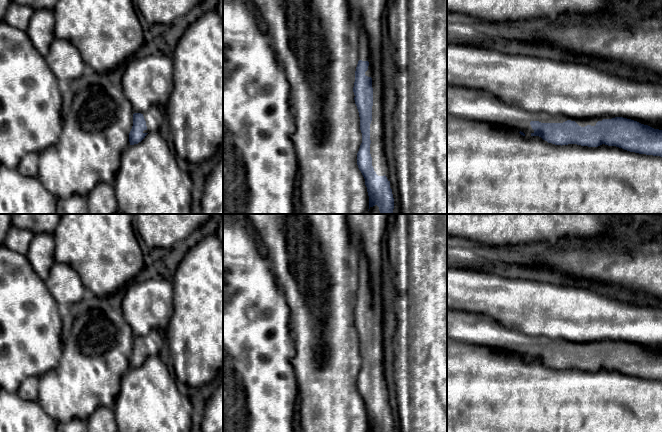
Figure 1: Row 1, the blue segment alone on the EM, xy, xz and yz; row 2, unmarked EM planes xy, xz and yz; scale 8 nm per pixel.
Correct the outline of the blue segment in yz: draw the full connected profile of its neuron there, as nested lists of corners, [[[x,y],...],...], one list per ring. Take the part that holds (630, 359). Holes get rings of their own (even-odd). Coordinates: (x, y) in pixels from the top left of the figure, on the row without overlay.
[[[449,309],[447,337],[474,347],[486,348],[493,353],[519,356],[527,362],[539,360],[555,369],[577,368],[598,371],[605,368],[630,376],[662,381],[662,354],[623,341],[570,342],[560,338],[532,336],[522,331],[507,329],[489,316]]]

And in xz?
[[[355,242],[355,245],[360,259],[358,262],[358,288],[355,295],[353,316],[359,336],[360,354],[362,357],[362,367],[357,377],[357,389],[365,403],[369,420],[369,432],[375,429],[379,432],[394,432],[394,422],[383,365],[383,317],[387,299],[386,295],[381,292],[381,287],[372,285],[368,260],[358,242]]]

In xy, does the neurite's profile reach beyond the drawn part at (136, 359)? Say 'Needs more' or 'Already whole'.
Needs more

